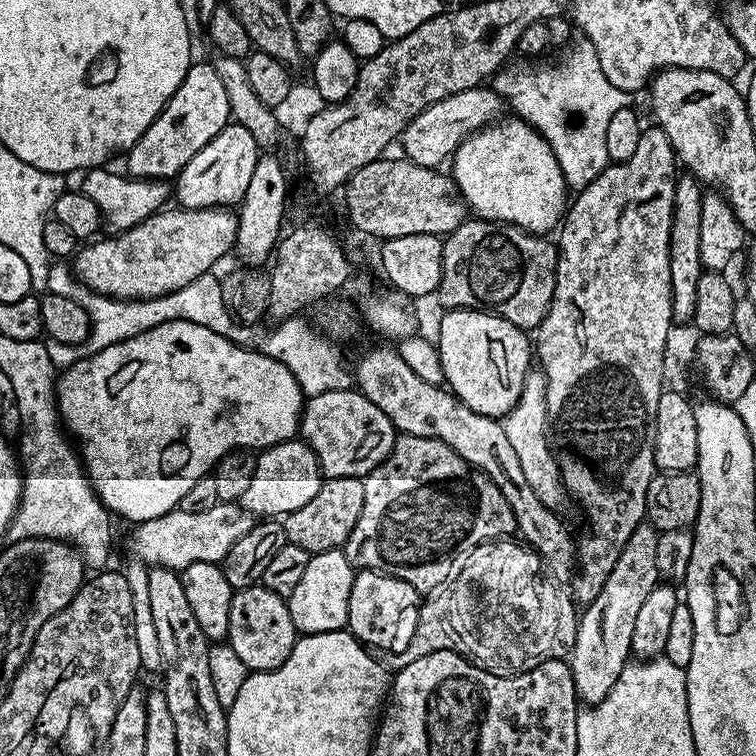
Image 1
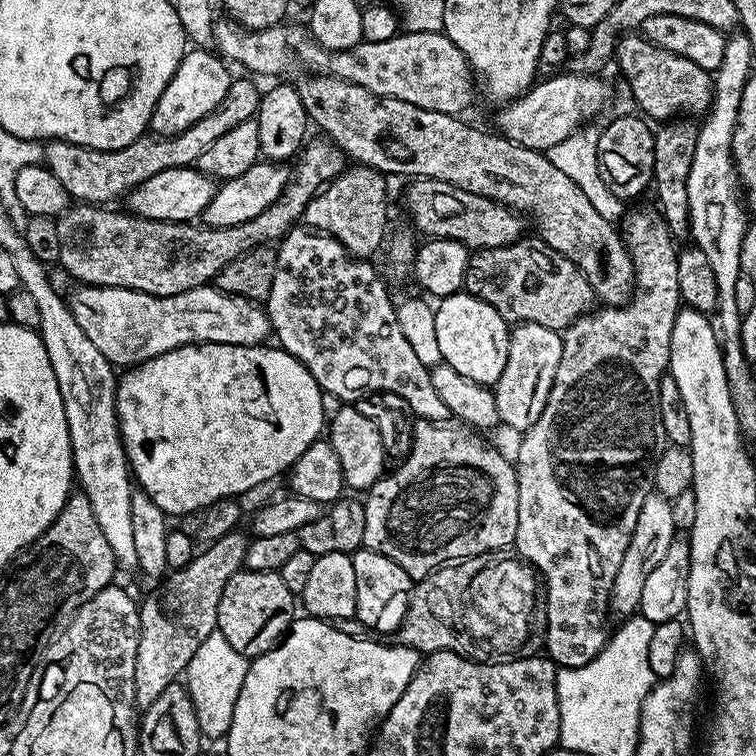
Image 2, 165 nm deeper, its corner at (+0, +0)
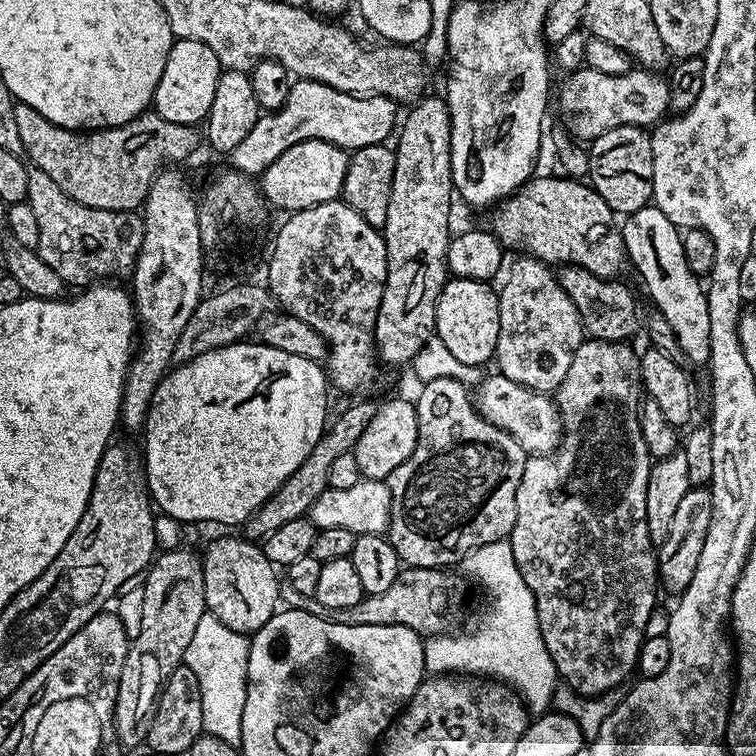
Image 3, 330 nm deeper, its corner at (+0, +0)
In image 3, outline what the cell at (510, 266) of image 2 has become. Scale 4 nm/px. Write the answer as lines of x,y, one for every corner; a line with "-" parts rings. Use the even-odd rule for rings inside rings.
566,264
559,269
558,279
562,290
574,302
580,315
583,331
593,340
615,340
628,342
636,331
642,328
642,312
636,309
636,300
632,292
622,282
596,277
590,270
582,269
578,265

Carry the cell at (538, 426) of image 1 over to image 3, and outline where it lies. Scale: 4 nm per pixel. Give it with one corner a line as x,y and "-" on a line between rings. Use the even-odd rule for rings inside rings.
534,256
521,257
508,281
498,288
499,336
494,360
498,362
499,373
511,381
536,392
552,394
562,378
566,378
566,370
570,370
570,362
574,362
574,350
578,350
582,342
580,315
549,265

